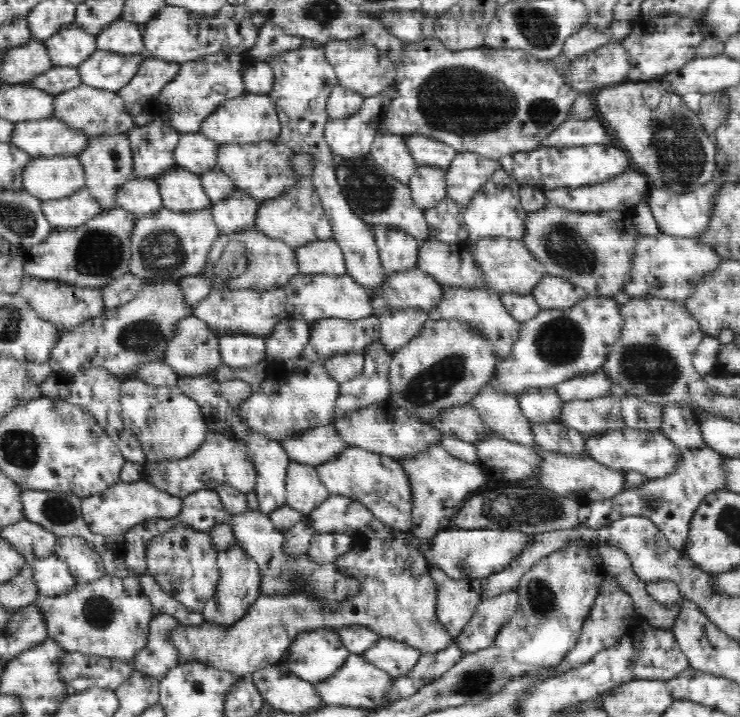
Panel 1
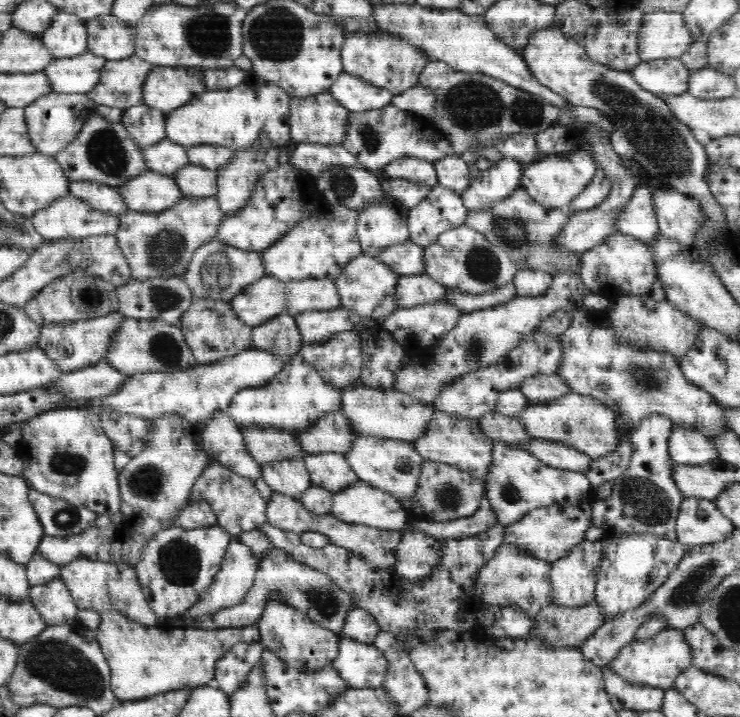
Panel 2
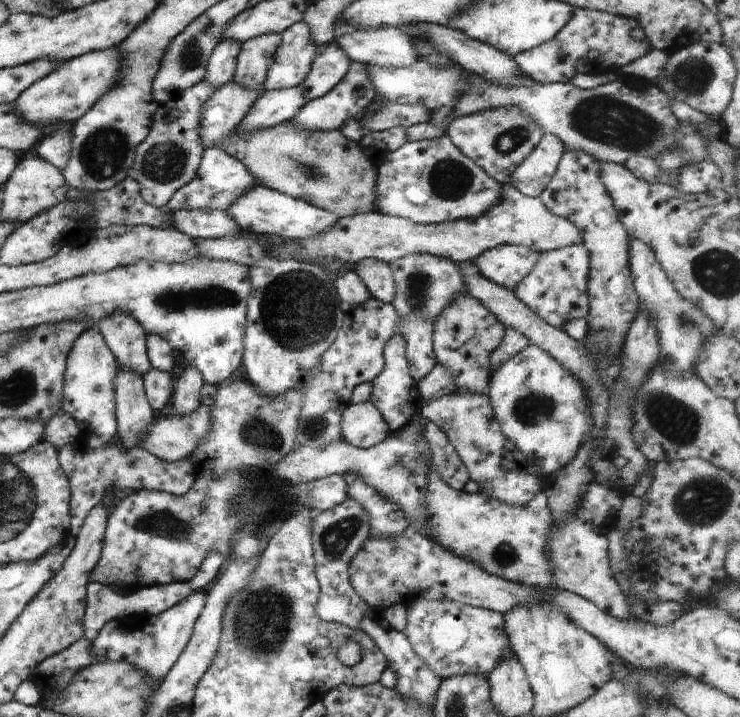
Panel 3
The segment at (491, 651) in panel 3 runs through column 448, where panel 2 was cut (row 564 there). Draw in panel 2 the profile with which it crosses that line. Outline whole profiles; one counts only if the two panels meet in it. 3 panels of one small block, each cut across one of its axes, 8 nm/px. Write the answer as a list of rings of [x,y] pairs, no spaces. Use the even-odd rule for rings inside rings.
[[[644,531],[610,535],[600,541],[604,547],[604,554],[597,576],[594,601],[604,611],[604,617],[606,617],[604,622],[640,606],[667,581],[672,570],[686,554],[686,547],[677,540],[658,537]]]

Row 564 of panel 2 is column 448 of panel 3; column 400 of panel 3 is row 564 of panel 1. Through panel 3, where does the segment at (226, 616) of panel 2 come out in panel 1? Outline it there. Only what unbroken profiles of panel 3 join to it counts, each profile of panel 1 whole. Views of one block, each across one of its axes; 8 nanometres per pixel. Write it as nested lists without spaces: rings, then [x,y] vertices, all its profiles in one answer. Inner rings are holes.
[[[262,511],[244,512],[244,514],[236,514],[236,516],[228,516],[228,523],[232,525],[234,529],[234,535],[236,535],[236,544],[240,545],[251,556],[259,566],[260,574],[264,577],[260,581],[260,592],[262,596],[278,596],[278,594],[305,594],[312,598],[321,600],[327,610],[336,612],[348,598],[356,596],[358,590],[360,590],[360,581],[356,577],[350,577],[350,575],[344,575],[338,571],[336,563],[318,564],[314,560],[308,557],[308,553],[301,555],[288,555],[284,551],[284,535],[283,532],[276,529],[274,523],[270,520],[270,517]]]

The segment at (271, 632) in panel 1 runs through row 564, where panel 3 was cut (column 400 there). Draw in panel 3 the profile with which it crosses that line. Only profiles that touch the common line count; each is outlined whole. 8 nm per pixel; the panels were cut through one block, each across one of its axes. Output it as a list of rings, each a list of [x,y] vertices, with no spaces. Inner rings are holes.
[[[398,333],[390,337],[383,350],[385,358],[384,370],[371,381],[372,393],[369,400],[379,410],[392,434],[400,432],[410,421],[418,417],[421,414],[421,408],[425,405],[425,400],[418,390],[417,382],[410,374],[405,346],[404,338]]]

